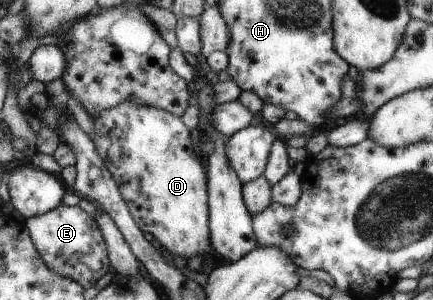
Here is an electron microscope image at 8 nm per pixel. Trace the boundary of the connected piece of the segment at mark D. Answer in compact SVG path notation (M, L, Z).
M131 100L111 110L100 112L99 118L90 117L95 123L93 141L97 153L117 182L137 227L143 233L154 235L168 255L179 255L191 265L202 260L213 247L210 235L210 207L207 207L208 171L205 171L203 163L199 161L191 143L189 129L183 125L183 121L162 109L137 105Z

